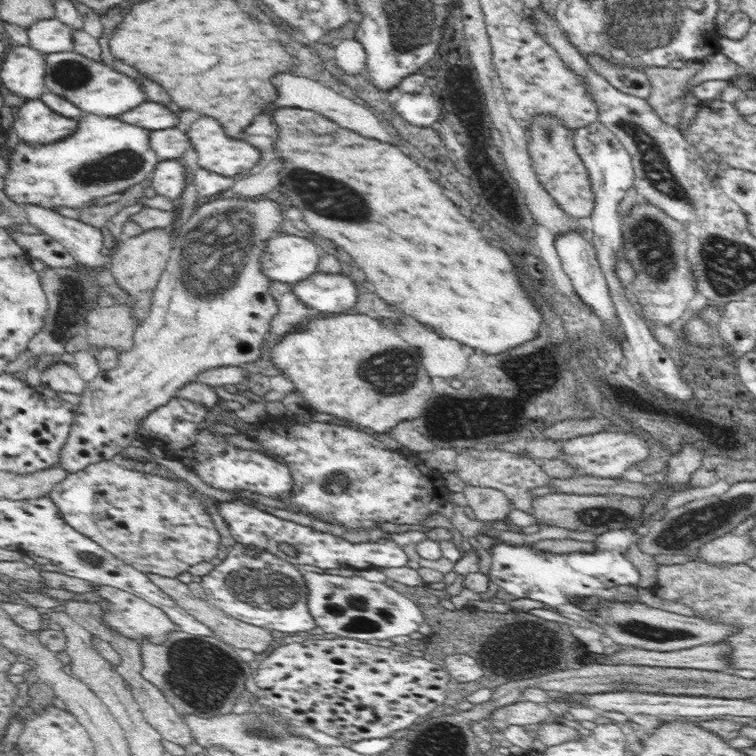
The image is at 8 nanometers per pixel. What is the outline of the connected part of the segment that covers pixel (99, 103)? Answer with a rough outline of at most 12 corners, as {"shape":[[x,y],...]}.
{"shape":[[76,51],[45,54],[47,91],[114,117],[148,100]]}

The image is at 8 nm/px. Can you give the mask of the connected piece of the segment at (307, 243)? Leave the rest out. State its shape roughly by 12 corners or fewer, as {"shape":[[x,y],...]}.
{"shape":[[280,233],[266,242],[260,270],[294,286],[317,273],[314,241]]}

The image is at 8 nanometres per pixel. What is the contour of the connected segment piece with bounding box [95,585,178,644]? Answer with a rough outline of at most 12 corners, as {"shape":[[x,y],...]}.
{"shape":[[98,585],[103,622],[153,644],[178,630],[163,610],[125,590]]}

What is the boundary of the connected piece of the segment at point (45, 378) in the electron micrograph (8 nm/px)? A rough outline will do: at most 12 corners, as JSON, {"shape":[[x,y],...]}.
{"shape":[[59,361],[41,372],[55,392],[82,394],[86,386],[74,367]]}

